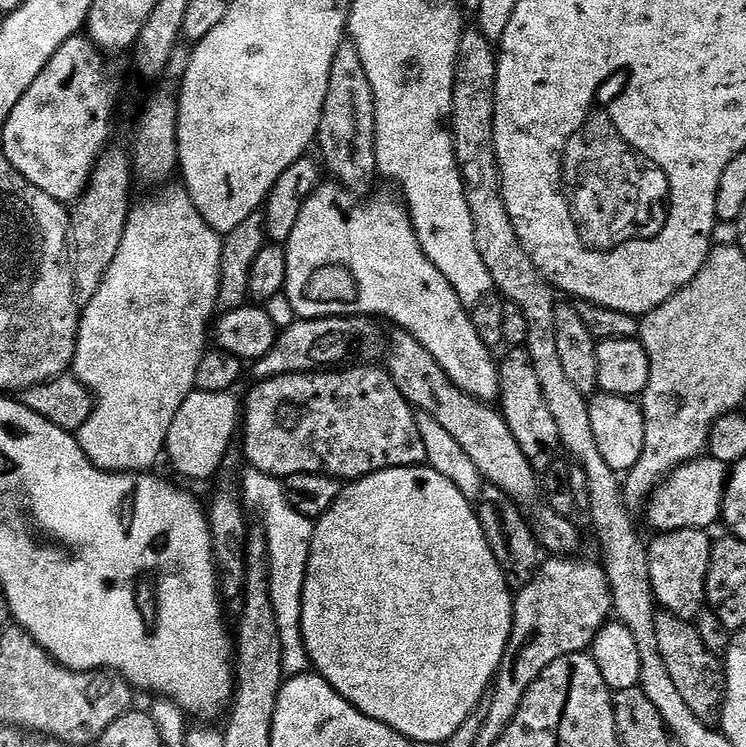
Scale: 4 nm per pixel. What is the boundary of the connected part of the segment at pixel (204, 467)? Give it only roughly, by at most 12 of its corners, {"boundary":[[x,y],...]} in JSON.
{"boundary":[[192,391],[170,422],[166,460],[208,480],[242,420],[232,392]]}

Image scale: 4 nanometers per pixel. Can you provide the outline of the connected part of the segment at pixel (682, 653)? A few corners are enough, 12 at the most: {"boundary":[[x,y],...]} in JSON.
{"boundary":[[660,614],[656,633],[686,706],[715,725],[724,664],[695,623]]}

